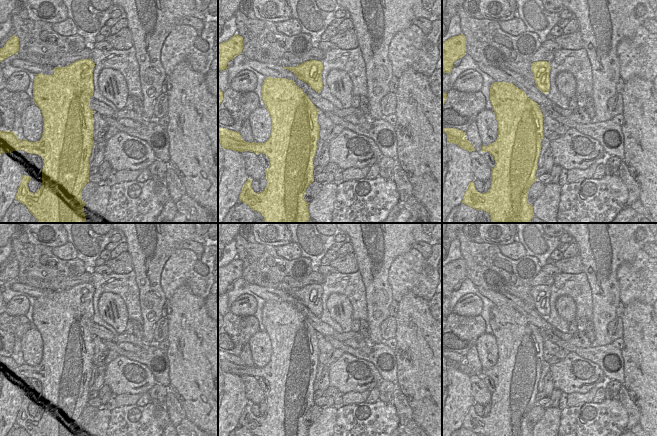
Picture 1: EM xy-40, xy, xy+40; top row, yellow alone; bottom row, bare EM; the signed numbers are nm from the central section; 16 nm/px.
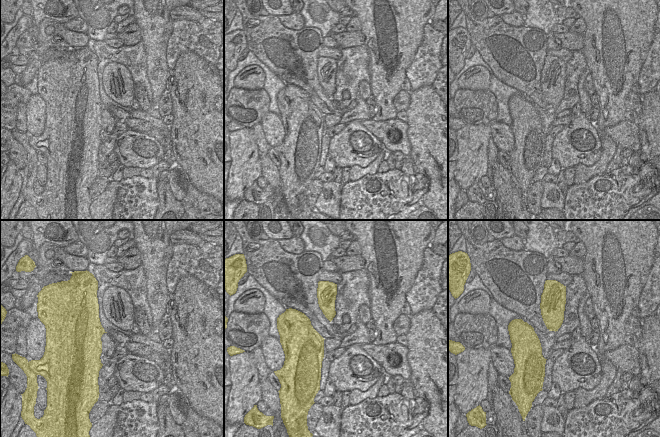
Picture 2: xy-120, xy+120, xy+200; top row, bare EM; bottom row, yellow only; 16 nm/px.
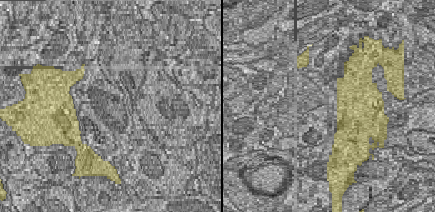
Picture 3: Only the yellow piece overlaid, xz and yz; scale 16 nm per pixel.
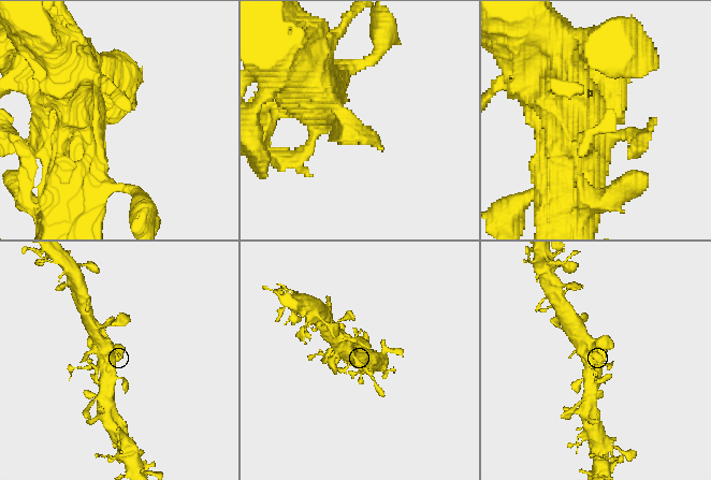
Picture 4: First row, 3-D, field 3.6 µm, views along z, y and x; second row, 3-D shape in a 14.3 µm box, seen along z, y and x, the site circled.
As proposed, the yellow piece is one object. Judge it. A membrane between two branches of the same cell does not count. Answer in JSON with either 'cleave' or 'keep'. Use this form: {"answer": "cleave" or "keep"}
{"answer": "keep"}

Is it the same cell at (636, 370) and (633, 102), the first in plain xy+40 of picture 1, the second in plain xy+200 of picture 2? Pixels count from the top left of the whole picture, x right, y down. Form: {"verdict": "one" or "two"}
{"verdict": "two"}

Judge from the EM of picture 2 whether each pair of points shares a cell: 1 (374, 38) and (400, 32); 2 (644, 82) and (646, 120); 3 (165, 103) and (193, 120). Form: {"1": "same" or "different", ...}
{"1": "same", "2": "different", "3": "different"}

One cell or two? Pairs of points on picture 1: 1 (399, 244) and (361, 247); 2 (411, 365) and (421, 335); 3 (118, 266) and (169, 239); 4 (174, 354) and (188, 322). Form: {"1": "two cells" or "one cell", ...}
{"1": "one cell", "2": "one cell", "3": "two cells", "4": "one cell"}

